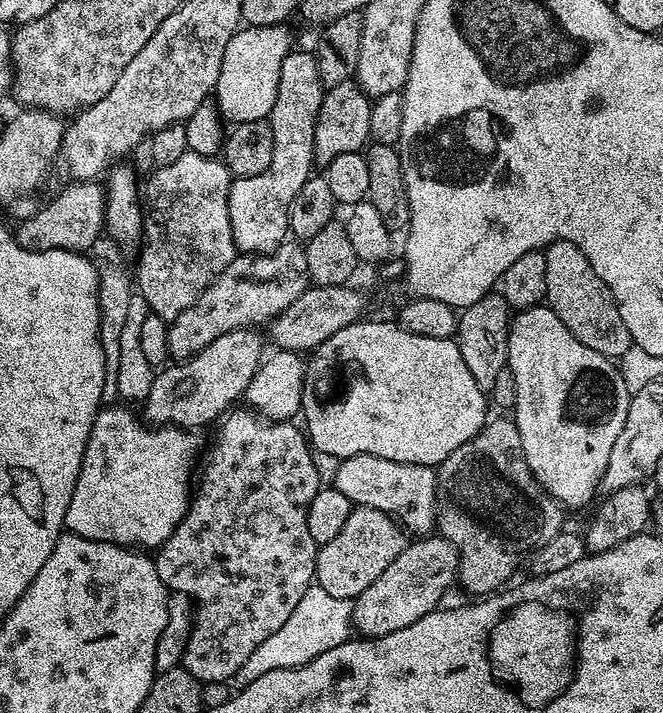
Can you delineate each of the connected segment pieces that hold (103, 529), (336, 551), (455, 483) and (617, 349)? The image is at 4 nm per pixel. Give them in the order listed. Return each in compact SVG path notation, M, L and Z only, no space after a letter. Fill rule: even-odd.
M101 407L94 418L90 438L84 447L82 466L78 470L78 482L74 482L74 494L70 494L70 506L64 519L65 529L82 538L123 544L125 548L133 550L159 549L166 538L174 534L188 512L190 485L198 464L196 451L200 448L201 433L179 426L149 426L128 408L108 407Z
M370 506L353 507L350 518L346 518L346 526L342 526L339 534L330 538L330 542L319 545L315 587L326 590L326 594L331 594L333 598L355 601L409 543L405 529L387 512Z
M507 415L489 419L470 442L458 446L458 450L436 468L435 531L454 546L460 559L456 579L459 587L464 587L472 598L487 598L501 591L532 553L565 527L565 509L532 477L522 455L522 438L518 438L516 421L504 416Z
M555 240L543 249L546 258L546 304L558 318L582 342L582 346L590 346L590 350L598 350L598 354L609 358L618 358L633 347L630 330L626 330L626 322L622 322L620 308L614 302L614 294L594 274L594 266L586 259L586 254L574 246L574 242Z

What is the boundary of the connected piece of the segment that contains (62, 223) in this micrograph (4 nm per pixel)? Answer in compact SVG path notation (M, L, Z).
M90 180L68 182L68 185L53 198L49 204L44 204L33 216L28 216L20 225L15 225L16 240L26 250L34 254L46 250L66 250L67 252L80 252L88 250L92 243L99 238L104 227L104 201L106 192L99 183Z

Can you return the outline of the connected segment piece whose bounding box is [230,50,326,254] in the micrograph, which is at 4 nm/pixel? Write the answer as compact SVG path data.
M311 51L289 52L282 62L277 100L270 115L274 130L274 159L262 174L237 176L230 186L230 230L241 253L273 252L278 245L285 243L289 235L288 207L314 172L314 126L318 112L322 110L325 91L315 55Z

